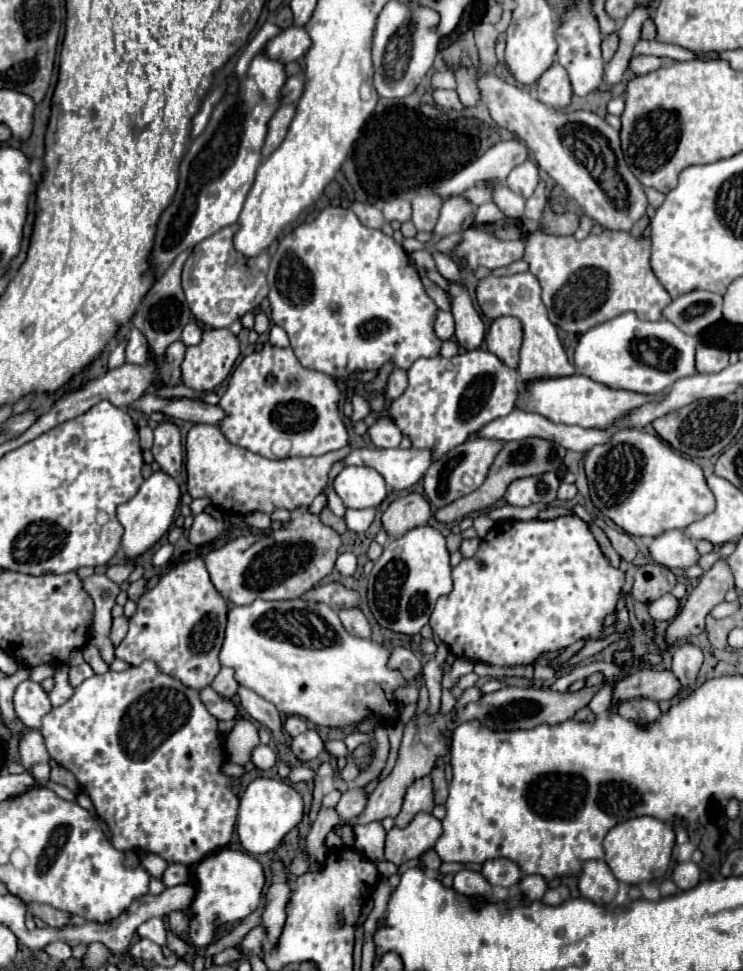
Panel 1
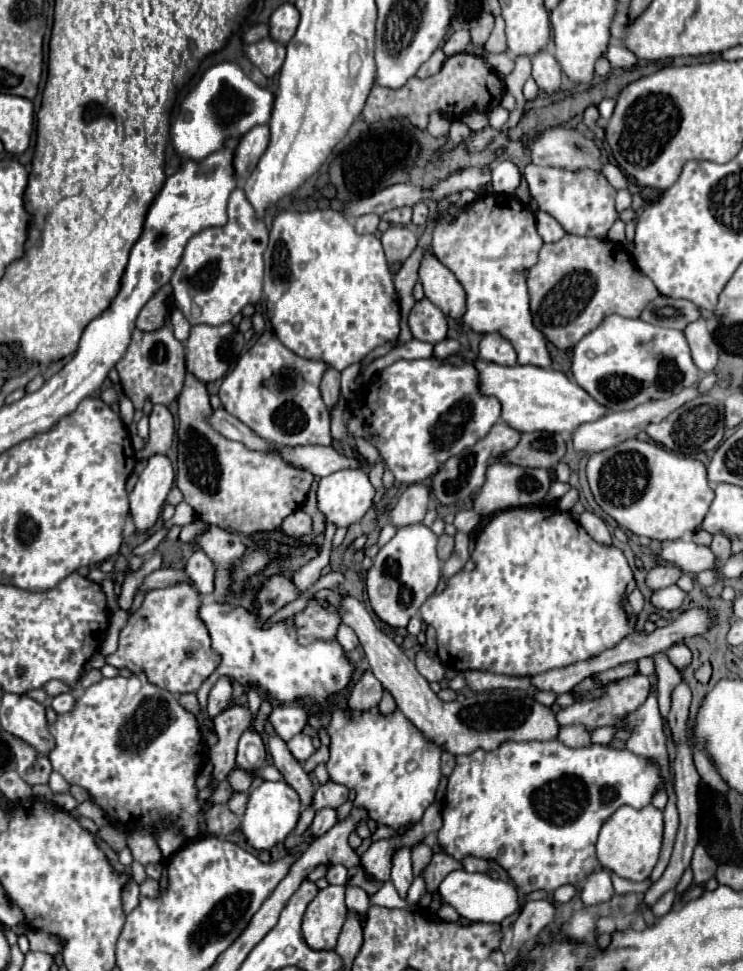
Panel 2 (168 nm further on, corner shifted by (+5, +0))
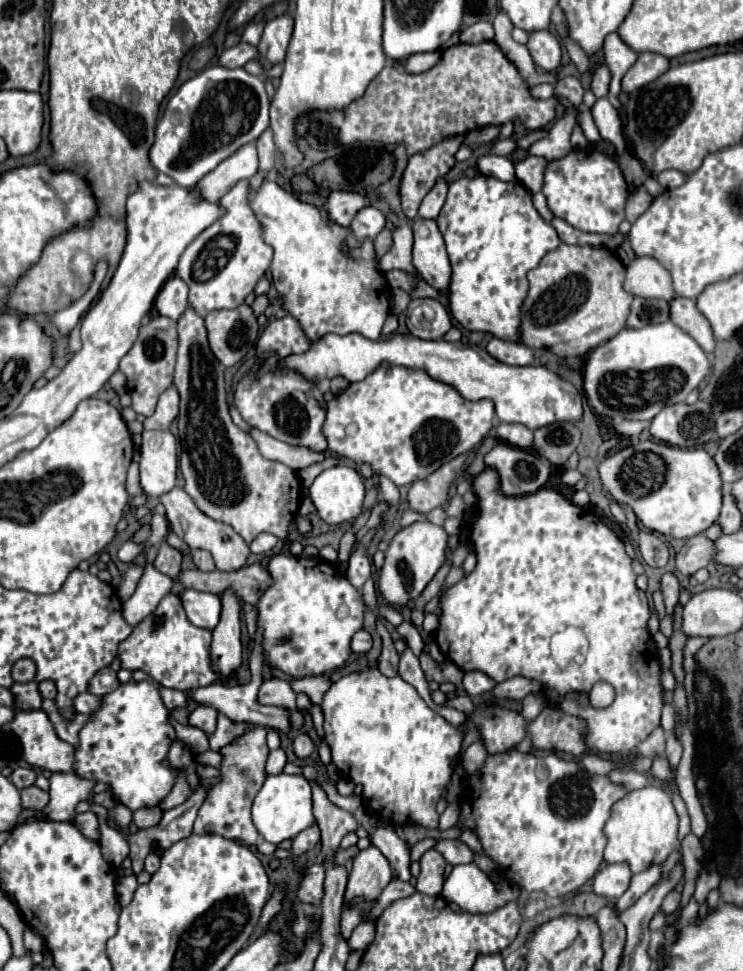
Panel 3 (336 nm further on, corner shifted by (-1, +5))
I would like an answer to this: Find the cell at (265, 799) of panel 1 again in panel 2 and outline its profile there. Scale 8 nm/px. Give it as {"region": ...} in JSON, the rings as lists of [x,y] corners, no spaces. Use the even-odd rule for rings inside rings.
{"region":[[[263,781],[259,787],[249,791],[249,801],[247,801],[247,809],[243,813],[241,819],[241,833],[245,835],[247,843],[257,849],[271,849],[277,843],[281,843],[297,825],[299,821],[299,795],[295,793],[295,789],[291,785],[287,785],[285,781]]]}

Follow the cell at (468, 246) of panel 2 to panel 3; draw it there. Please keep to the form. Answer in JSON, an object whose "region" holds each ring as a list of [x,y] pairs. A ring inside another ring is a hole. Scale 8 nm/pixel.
{"region":[[[483,174],[473,178],[463,176],[449,186],[443,212],[437,216],[437,224],[445,238],[451,262],[451,282],[449,282],[451,316],[465,330],[491,332],[501,340],[519,342],[519,308],[529,288],[527,272],[535,268],[547,252],[555,250],[561,244],[555,228],[543,222],[543,218],[537,214],[531,202],[531,192],[519,180],[501,182]]]}

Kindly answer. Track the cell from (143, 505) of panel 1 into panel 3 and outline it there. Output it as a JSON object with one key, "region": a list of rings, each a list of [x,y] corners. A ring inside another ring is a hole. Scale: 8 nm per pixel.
{"region":[[[169,430],[143,432],[139,470],[141,486],[147,496],[161,496],[175,486],[177,440]]]}

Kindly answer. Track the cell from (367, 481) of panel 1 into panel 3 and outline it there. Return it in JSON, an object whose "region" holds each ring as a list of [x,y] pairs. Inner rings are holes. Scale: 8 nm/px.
{"region":[[[333,466],[313,480],[309,498],[327,524],[341,524],[361,514],[365,484],[355,468]]]}

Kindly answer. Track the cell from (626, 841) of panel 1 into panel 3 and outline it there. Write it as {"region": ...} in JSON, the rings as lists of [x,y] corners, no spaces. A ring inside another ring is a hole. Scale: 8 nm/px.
{"region":[[[647,784],[639,790],[629,790],[619,802],[613,804],[611,816],[605,826],[607,848],[605,862],[627,862],[633,874],[647,870],[649,866],[661,864],[671,852],[679,850],[677,838],[679,818],[671,804],[671,796],[655,784]]]}

